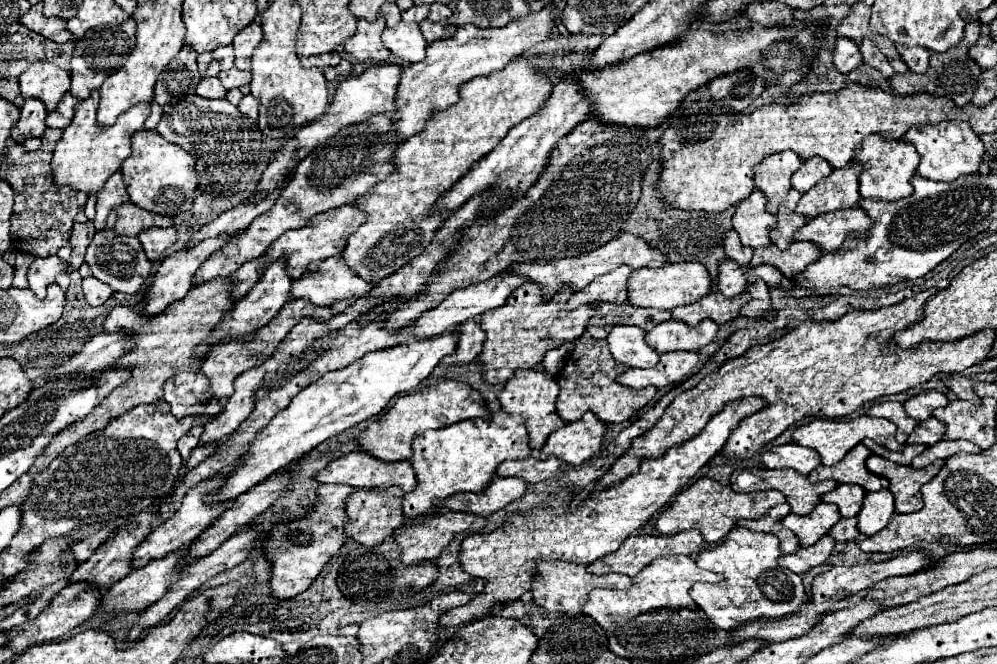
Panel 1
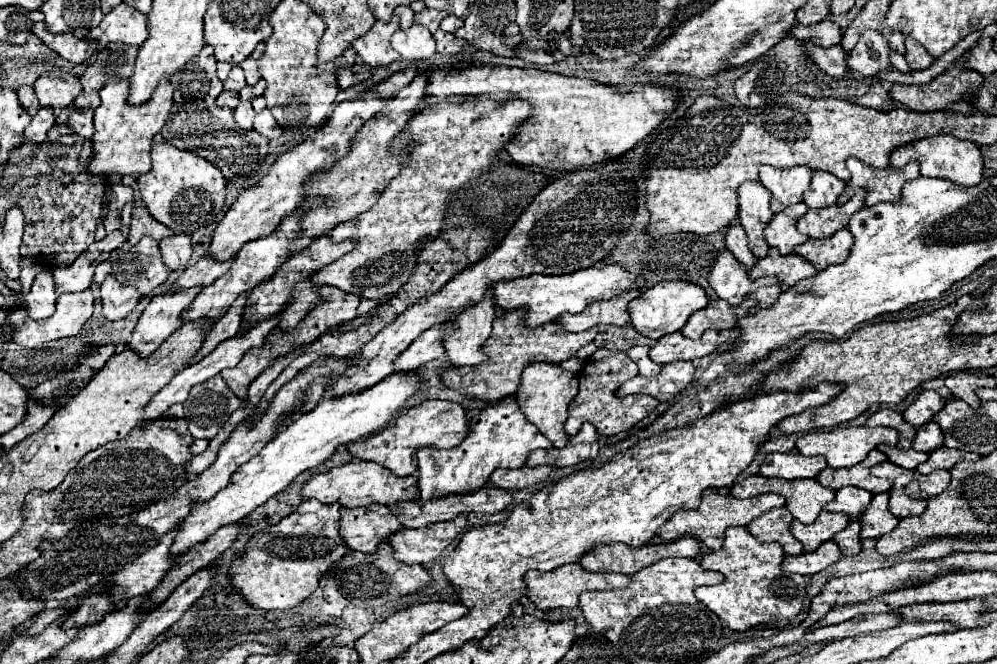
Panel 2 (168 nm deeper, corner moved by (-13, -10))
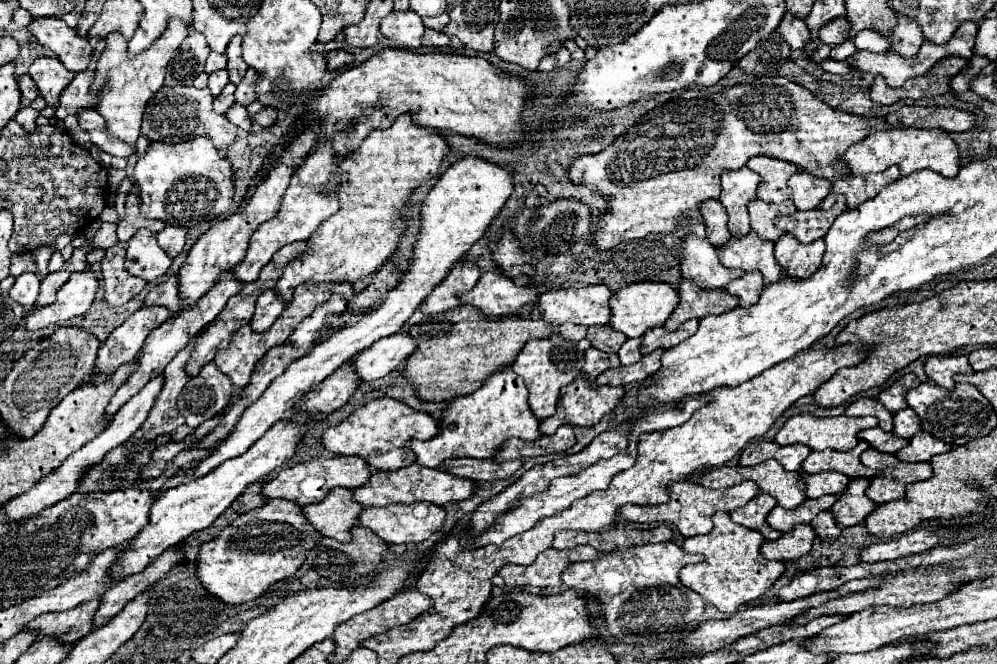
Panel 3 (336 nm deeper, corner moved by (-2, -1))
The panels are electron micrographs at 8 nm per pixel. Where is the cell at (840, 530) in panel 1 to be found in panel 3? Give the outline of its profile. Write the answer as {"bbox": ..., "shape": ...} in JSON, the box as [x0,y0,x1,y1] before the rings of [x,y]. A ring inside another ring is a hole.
{"bbox":[812,510,840,542],"shape":[[[830,510],[820,512],[814,520],[812,520],[812,528],[816,530],[816,536],[822,538],[824,542],[834,542],[840,538],[840,526],[836,524],[834,516]]]}

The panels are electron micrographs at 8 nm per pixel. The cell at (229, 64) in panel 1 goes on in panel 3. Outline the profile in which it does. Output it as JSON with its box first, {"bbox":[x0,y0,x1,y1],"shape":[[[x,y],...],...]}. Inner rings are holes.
{"bbox":[208,70,230,96],"shape":[[[216,70],[216,72],[212,72],[210,74],[210,80],[208,80],[208,88],[210,88],[210,92],[212,92],[212,96],[218,96],[220,92],[222,92],[222,88],[226,86],[230,82],[230,78],[228,78],[228,70]]]}

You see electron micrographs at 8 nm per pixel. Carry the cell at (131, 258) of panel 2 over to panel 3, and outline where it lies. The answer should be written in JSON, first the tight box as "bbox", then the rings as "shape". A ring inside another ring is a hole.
{"bbox":[124,230,172,282],"shape":[[[138,230],[126,248],[124,268],[146,282],[156,282],[172,264],[172,258],[158,246],[156,236],[150,230]]]}

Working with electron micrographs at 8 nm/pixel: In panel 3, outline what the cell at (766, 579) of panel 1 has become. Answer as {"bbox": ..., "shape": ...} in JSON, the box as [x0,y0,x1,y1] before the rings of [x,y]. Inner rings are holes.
{"bbox":[680,512,786,614],"shape":[[[718,512],[714,516],[714,528],[708,534],[684,540],[682,550],[690,554],[704,554],[704,562],[682,568],[680,582],[686,588],[698,592],[720,612],[734,614],[740,606],[762,598],[774,586],[774,582],[786,572],[784,562],[774,562],[760,556],[762,542],[764,536],[760,532],[742,528],[730,520],[730,514]]]}

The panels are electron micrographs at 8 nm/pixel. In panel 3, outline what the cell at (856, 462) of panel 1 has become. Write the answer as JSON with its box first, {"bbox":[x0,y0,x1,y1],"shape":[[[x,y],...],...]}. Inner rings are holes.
{"bbox":[802,440,874,478],"shape":[[[860,440],[858,446],[848,452],[836,452],[836,450],[810,452],[810,456],[802,464],[802,470],[806,474],[840,472],[840,474],[846,474],[848,478],[872,478],[874,472],[870,472],[870,468],[866,468],[860,462],[860,454],[868,448],[870,448],[870,444]]]}

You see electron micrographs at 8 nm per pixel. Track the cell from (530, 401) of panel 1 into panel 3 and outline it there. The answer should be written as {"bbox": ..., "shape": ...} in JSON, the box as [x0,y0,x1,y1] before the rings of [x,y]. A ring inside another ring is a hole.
{"bbox":[512,332,584,422],"shape":[[[554,332],[546,340],[530,340],[520,350],[520,354],[516,356],[516,360],[512,364],[512,372],[516,372],[518,376],[524,378],[524,384],[530,392],[528,404],[540,422],[554,416],[560,390],[562,390],[562,386],[568,386],[578,376],[578,372],[582,370],[582,360],[584,360],[584,354],[576,350],[576,344],[564,340],[558,332]]]}

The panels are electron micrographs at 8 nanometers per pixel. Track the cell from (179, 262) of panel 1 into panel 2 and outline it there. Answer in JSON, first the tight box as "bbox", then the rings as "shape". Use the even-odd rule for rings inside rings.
{"bbox":[127,289,199,357],"shape":[[[187,289],[153,297],[141,313],[127,347],[141,357],[149,357],[175,329],[181,327],[181,313],[193,303],[197,293],[199,289]]]}

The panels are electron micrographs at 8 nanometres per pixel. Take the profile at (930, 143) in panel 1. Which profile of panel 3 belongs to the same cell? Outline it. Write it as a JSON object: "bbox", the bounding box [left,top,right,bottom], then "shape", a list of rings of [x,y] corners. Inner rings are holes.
{"bbox":[846,128,960,178],"shape":[[[890,128],[882,132],[874,132],[864,140],[852,144],[846,152],[848,164],[852,174],[868,174],[868,172],[882,172],[888,166],[896,164],[902,176],[908,176],[916,170],[928,168],[946,178],[954,178],[960,170],[958,164],[958,144],[950,138],[948,132],[930,128],[930,130],[916,130],[916,128]]]}

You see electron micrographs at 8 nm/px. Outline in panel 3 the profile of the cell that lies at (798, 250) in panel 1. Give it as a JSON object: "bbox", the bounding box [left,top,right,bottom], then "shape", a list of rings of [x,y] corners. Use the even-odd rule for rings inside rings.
{"bbox":[720,232,786,284],"shape":[[[756,232],[730,238],[730,244],[720,248],[720,262],[726,268],[742,268],[746,272],[760,270],[766,284],[774,284],[786,276],[786,270],[774,260],[774,242],[758,238]]]}

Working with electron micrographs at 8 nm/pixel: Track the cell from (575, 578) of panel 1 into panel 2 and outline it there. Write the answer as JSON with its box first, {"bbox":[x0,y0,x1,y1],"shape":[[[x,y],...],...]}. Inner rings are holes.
{"bbox":[523,563,629,611],"shape":[[[569,563],[569,565],[561,565],[553,571],[541,573],[541,571],[529,571],[523,577],[525,585],[527,585],[527,597],[535,603],[537,609],[541,611],[549,611],[553,607],[567,607],[573,609],[579,605],[579,595],[583,591],[593,591],[593,589],[615,589],[615,587],[623,587],[629,585],[629,577],[621,575],[621,573],[589,573],[585,571],[579,563]]]}

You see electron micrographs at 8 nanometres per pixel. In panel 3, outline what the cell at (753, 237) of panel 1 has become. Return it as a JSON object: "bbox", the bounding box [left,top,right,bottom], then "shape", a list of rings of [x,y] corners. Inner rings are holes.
{"bbox":[720,166,760,238],"shape":[[[748,166],[740,170],[722,172],[722,194],[720,202],[728,212],[728,228],[734,238],[746,236],[750,232],[746,206],[756,198],[760,176]]]}

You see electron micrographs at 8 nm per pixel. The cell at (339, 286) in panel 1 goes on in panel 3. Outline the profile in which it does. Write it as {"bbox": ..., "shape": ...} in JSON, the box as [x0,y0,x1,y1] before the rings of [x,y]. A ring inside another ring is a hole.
{"bbox":[252,290,286,332],"shape":[[[266,290],[260,294],[256,302],[256,312],[252,316],[252,330],[254,332],[266,332],[282,314],[286,302],[276,290]]]}

